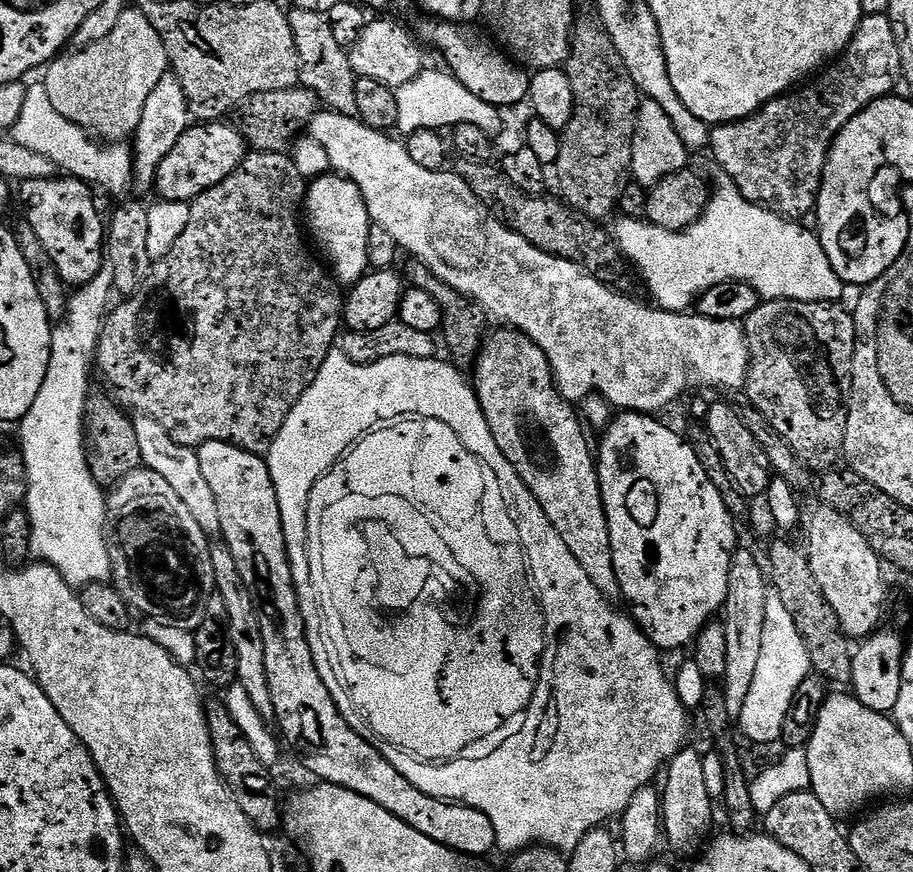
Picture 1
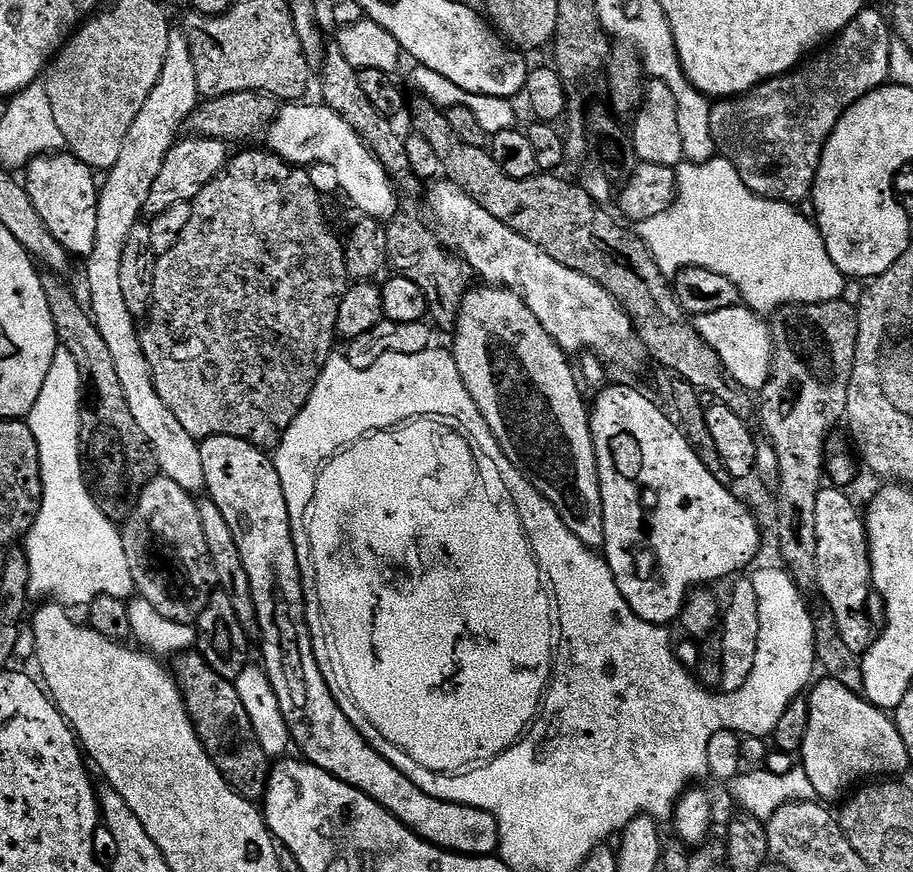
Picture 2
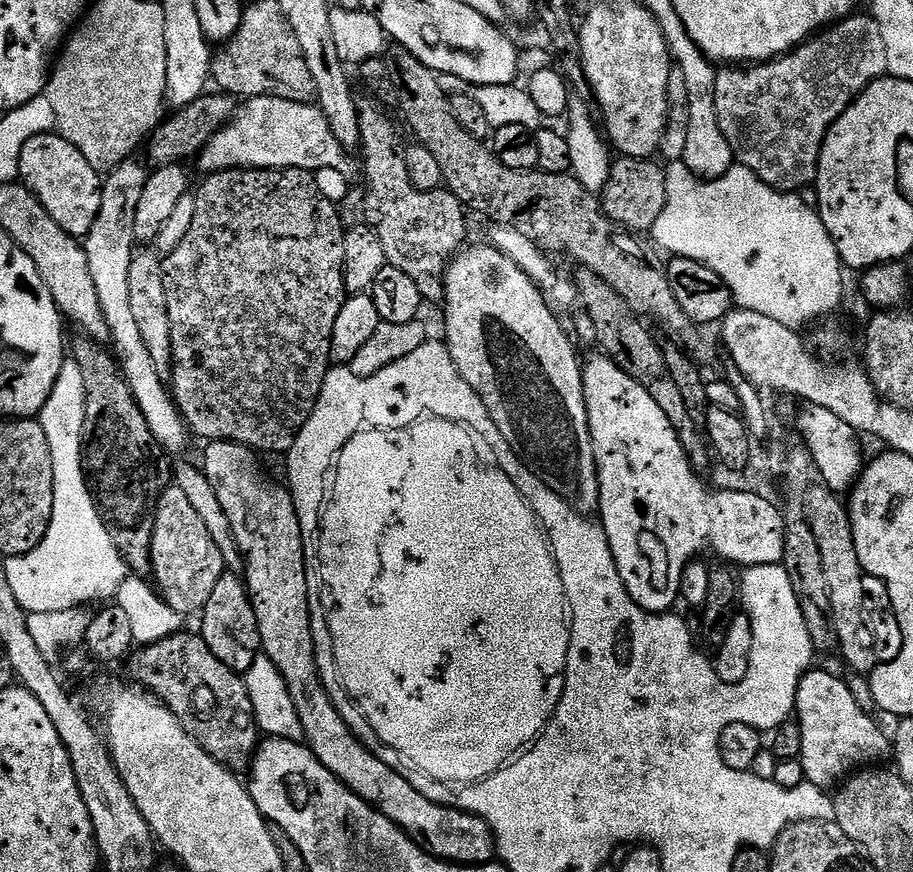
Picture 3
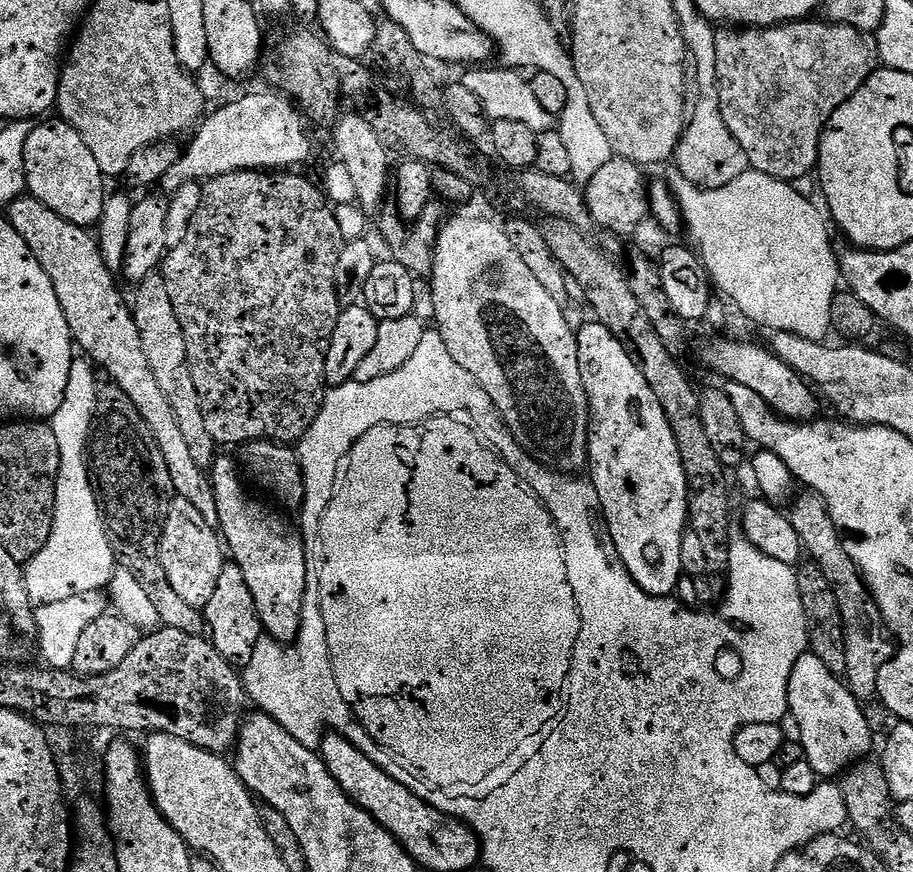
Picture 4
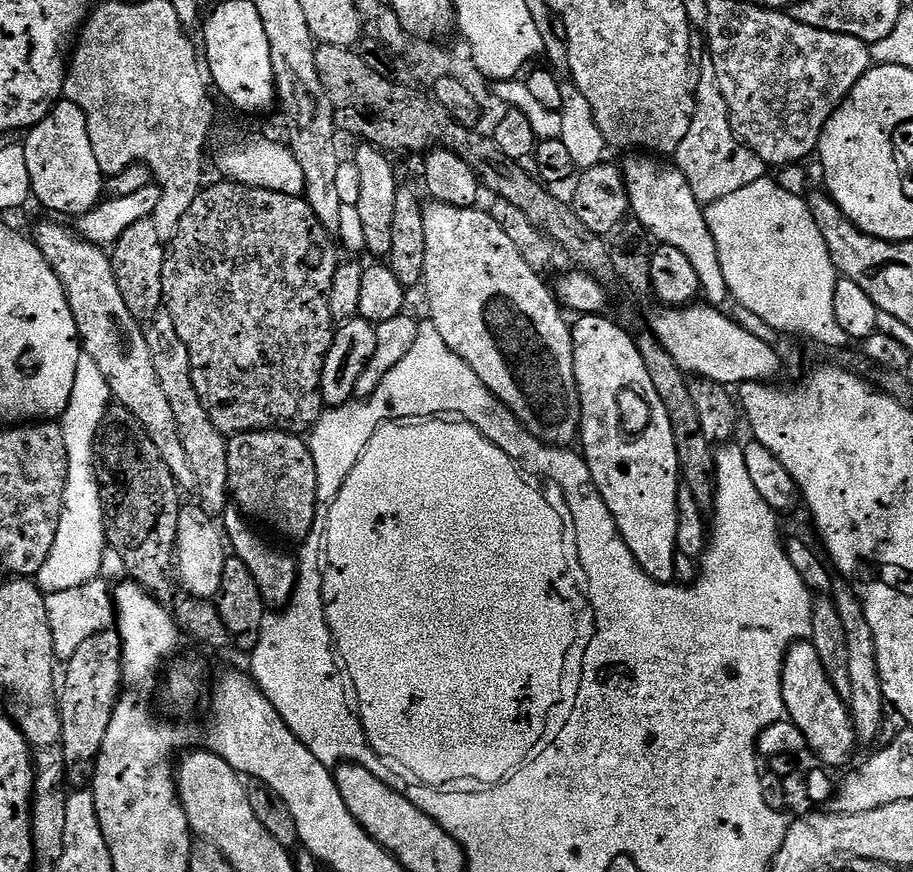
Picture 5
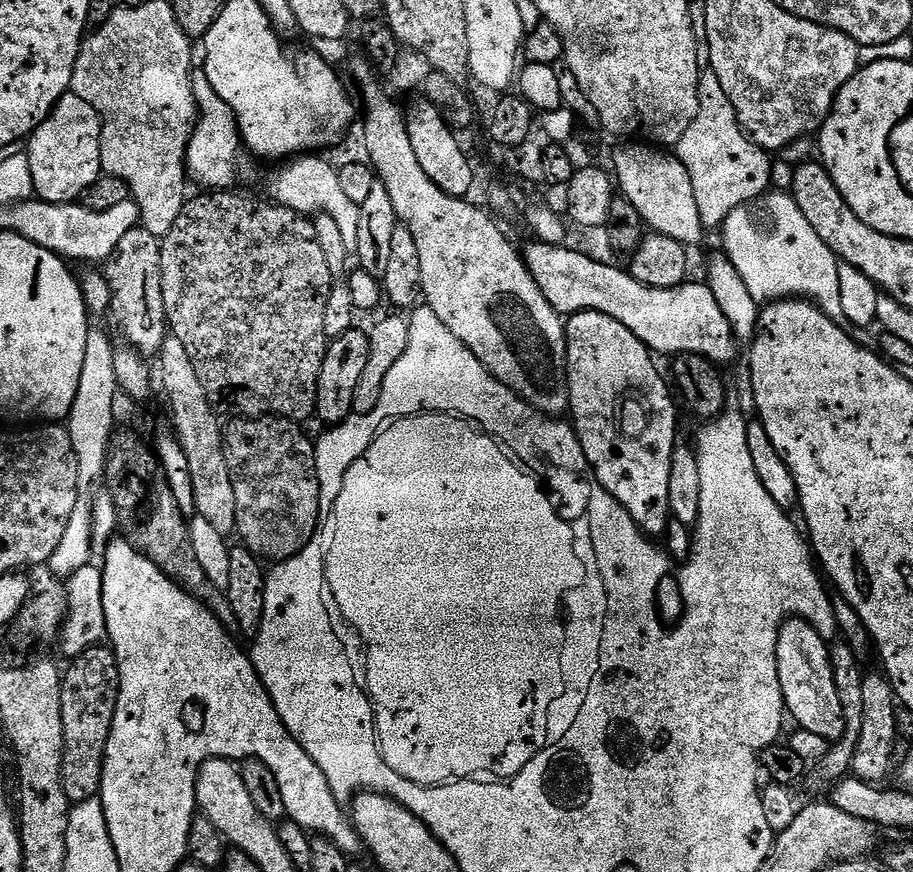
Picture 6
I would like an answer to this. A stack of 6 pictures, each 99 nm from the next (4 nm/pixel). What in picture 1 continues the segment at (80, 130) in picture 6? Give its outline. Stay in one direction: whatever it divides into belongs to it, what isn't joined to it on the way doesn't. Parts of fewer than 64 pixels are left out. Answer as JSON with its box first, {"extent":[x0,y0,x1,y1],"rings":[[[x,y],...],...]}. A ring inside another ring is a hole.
{"extent":[18,178,106,286],"rings":[[[75,178],[26,180],[18,188],[19,203],[21,200],[28,211],[26,223],[38,234],[46,254],[50,254],[58,274],[69,286],[90,282],[106,268],[106,220],[100,217],[92,192],[89,185]]]}

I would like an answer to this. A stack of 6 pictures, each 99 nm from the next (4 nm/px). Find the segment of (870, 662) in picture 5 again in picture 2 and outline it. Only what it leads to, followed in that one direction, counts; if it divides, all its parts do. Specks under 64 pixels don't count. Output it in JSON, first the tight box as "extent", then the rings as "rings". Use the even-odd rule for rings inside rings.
{"extent":[816,486,874,654],"rings":[[[835,486],[821,487],[818,494],[817,521],[818,558],[816,588],[828,603],[827,611],[836,620],[842,642],[857,654],[867,652],[874,639],[874,628],[868,621],[868,595],[873,595],[872,563],[868,553],[868,529],[862,512],[852,505],[847,491]]]}

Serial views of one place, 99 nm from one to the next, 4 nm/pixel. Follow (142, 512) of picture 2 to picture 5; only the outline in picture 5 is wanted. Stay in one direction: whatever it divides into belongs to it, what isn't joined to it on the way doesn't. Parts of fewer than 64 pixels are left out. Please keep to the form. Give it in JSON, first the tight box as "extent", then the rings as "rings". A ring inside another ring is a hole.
{"extent":[174,503,228,601],"rings":[[[185,503],[178,514],[178,538],[174,547],[174,572],[179,587],[200,600],[215,601],[222,586],[222,566],[226,566],[228,557],[221,525],[204,513],[199,503]]]}

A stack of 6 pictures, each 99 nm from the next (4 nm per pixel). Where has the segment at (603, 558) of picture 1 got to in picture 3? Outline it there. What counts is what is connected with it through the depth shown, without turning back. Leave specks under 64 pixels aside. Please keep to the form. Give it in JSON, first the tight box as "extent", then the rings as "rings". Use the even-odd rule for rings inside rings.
{"extent":[442,244,600,514],"rings":[[[480,244],[477,248],[467,248],[465,247],[453,259],[444,274],[442,309],[444,308],[445,337],[443,336],[443,339],[450,350],[454,366],[458,370],[458,374],[462,374],[462,378],[466,378],[466,382],[478,394],[478,398],[482,398],[490,418],[494,418],[494,426],[498,426],[502,438],[506,438],[506,442],[510,442],[510,446],[518,459],[538,478],[542,478],[542,482],[546,482],[546,486],[550,486],[550,490],[554,490],[554,494],[558,494],[563,498],[574,511],[581,514],[595,513],[600,506],[600,483],[598,482],[596,459],[594,458],[592,439],[588,429],[588,415],[586,414],[586,402],[584,401],[584,374],[581,357],[576,357],[576,352],[578,352],[577,345],[574,343],[573,337],[567,336],[566,333],[562,332],[560,320],[558,316],[555,316],[557,313],[550,307],[545,293],[533,283],[531,278],[509,256],[502,254],[500,249],[495,246],[487,248],[486,245]]]}

